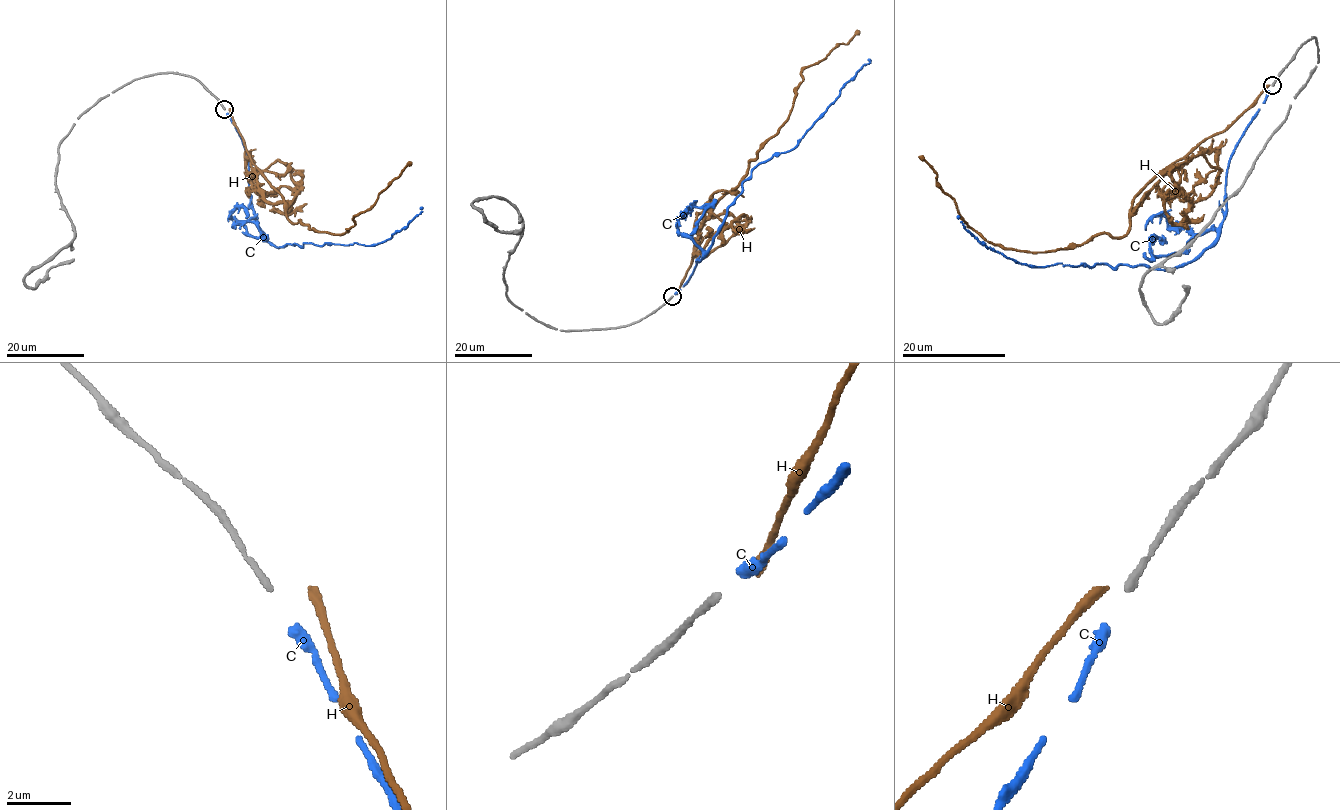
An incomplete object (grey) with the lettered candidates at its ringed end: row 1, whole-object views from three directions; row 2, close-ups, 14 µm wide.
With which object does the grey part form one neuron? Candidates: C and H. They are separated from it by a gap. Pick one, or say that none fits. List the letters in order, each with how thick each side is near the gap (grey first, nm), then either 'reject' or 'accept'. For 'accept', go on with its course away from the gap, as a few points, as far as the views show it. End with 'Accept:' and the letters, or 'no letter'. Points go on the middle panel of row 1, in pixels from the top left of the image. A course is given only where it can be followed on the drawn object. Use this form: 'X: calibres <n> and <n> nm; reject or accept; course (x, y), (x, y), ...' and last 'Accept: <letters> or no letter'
C: calibres 240 and 360 nm; accept; course (676, 294), (712, 244), (727, 207), (742, 190), (742, 183), (758, 164), (790, 151), (868, 59)
H: calibres 240 and 280 nm; reject
Accept: C

